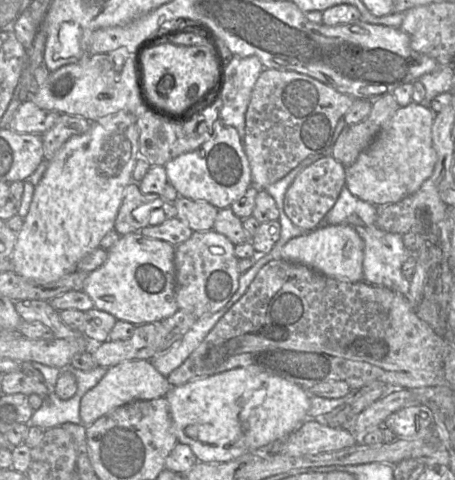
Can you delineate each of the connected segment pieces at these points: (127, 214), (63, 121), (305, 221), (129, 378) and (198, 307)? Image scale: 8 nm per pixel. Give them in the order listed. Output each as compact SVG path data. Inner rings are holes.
M131 181L125 188L114 229L123 236L138 232L149 225L161 224L176 215L177 210L173 202L157 194L144 194L138 183ZM150 211L159 213L158 219L146 220L146 217L150 216Z
M61 114L56 124L42 134L44 159L51 160L69 138L86 133L91 124L82 116Z
M332 156L323 157L303 169L290 184L284 196L284 212L295 226L312 231L334 206L344 186L345 167Z
M126 360L109 367L99 383L87 391L80 402L82 425L89 427L110 411L137 400L152 400L164 397L171 389L167 378L159 373L150 360Z
M215 230L194 231L184 242L175 247L175 297L178 308L193 314L197 319L214 314L223 308L238 288L240 271L234 244Z

